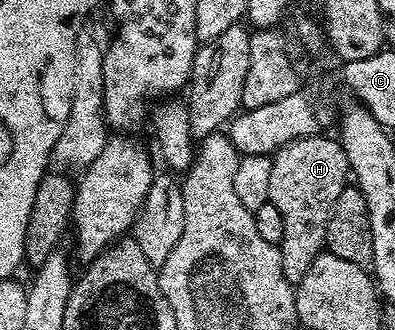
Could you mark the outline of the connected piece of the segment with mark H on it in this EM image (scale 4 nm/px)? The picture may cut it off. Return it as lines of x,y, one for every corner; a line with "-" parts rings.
314,135
301,137
281,146
272,154
269,204
283,215
283,239
279,246
283,275
292,286
307,275
311,263
325,249
325,228
335,199
347,188
350,176
347,155
343,155
340,140

